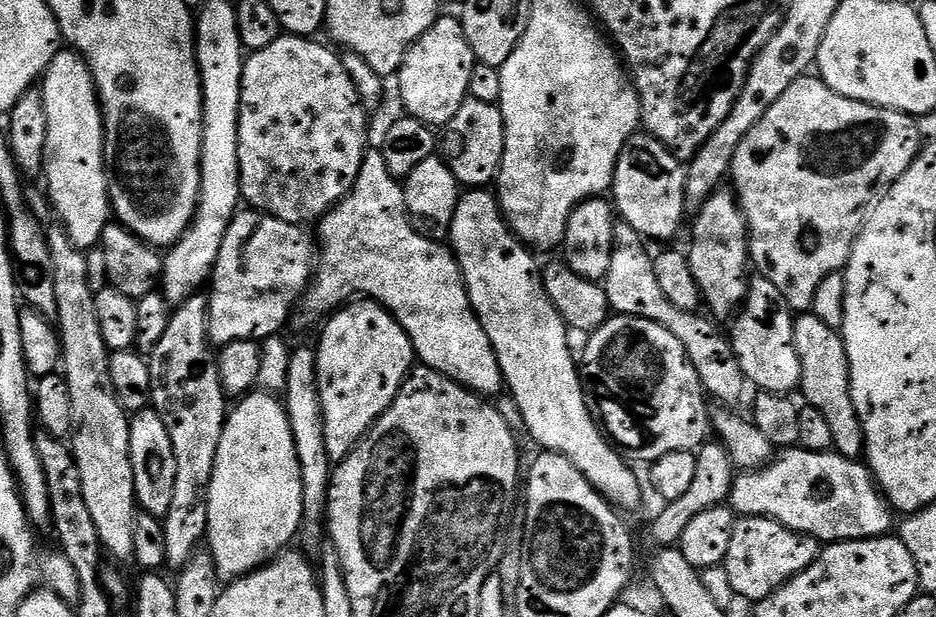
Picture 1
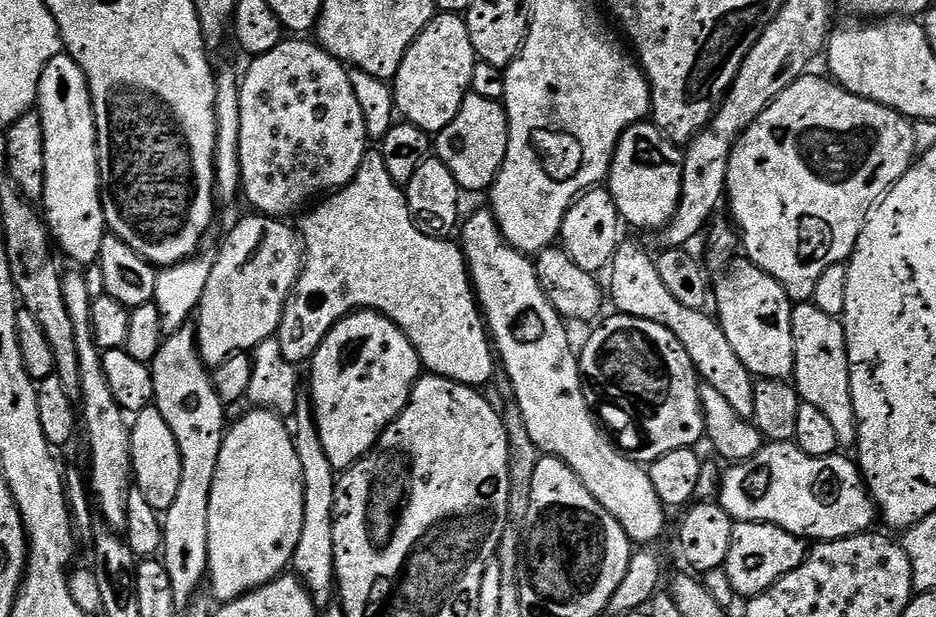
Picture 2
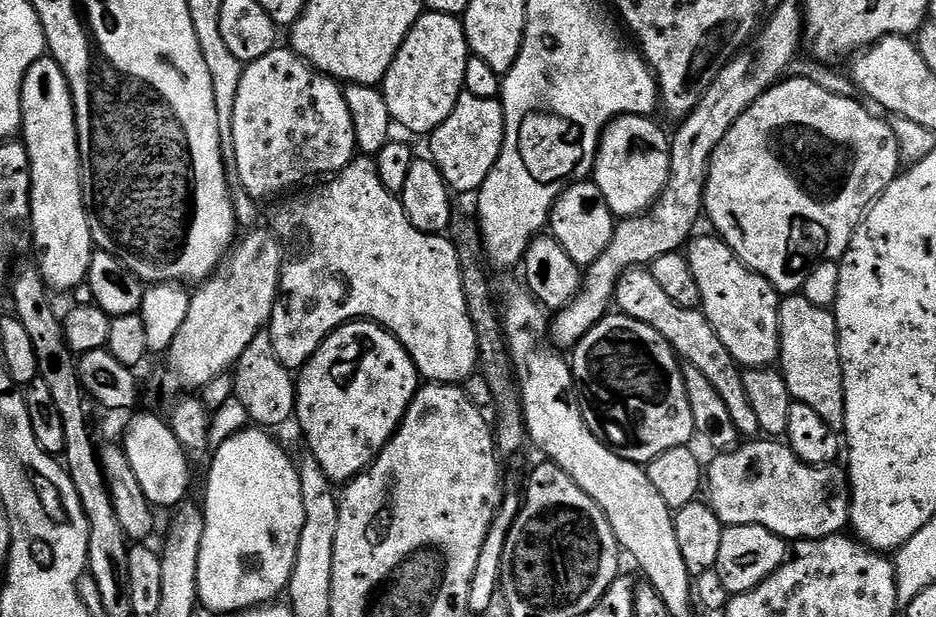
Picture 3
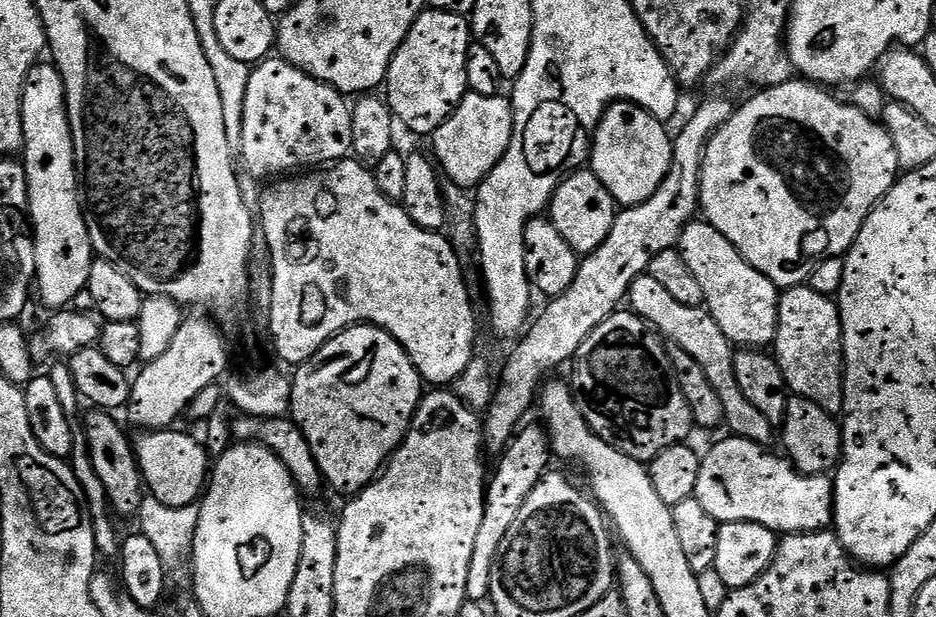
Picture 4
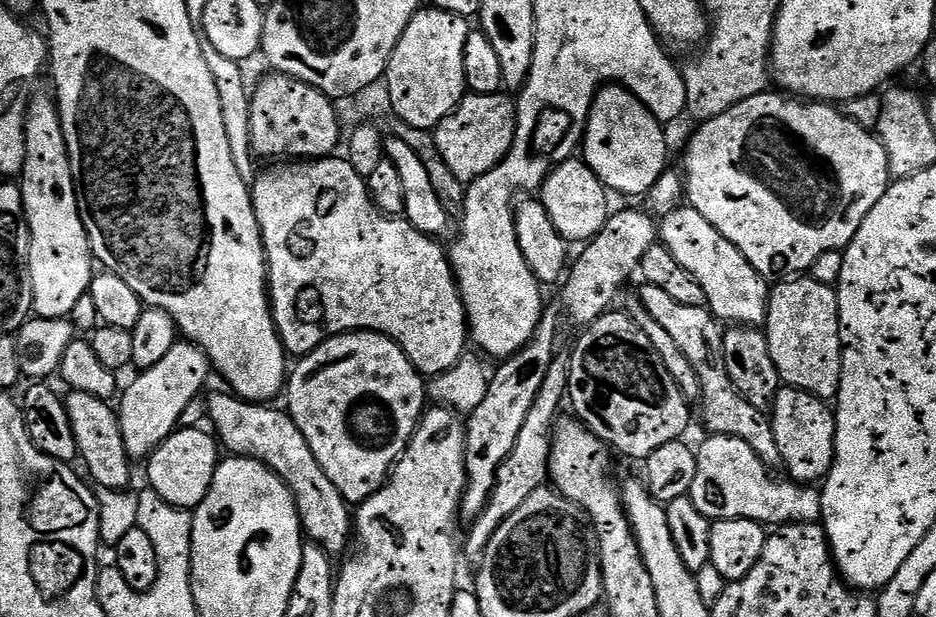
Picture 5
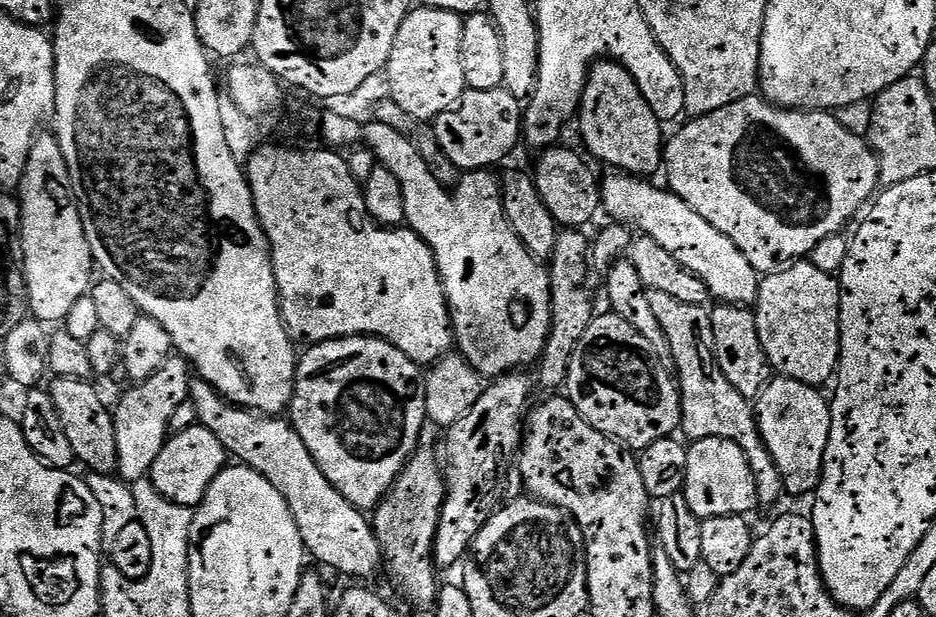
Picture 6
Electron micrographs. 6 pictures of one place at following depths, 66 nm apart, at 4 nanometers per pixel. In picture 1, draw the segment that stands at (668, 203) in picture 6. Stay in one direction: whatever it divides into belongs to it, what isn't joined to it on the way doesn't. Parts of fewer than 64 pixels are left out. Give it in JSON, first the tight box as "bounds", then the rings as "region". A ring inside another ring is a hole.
{"bounds":[730,275,802,393],"region":[[[757,275],[748,285],[748,297],[735,320],[730,339],[734,354],[744,371],[745,381],[760,392],[795,393],[800,386],[802,366],[794,340],[794,313],[786,298],[782,298],[782,290],[778,290],[778,286],[774,286],[774,282],[765,276]]]}

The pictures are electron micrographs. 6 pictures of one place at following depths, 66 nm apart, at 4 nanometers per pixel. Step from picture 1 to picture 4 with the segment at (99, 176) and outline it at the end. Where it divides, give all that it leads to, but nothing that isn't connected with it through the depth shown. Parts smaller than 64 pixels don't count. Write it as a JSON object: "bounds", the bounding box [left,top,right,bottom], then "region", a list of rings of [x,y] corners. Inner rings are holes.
{"bounds":[20,62,94,310],"region":[[[37,62],[32,67],[24,83],[20,113],[22,114],[22,134],[24,135],[22,163],[26,170],[26,182],[28,183],[30,227],[36,242],[35,283],[38,285],[38,296],[40,292],[45,306],[52,308],[48,310],[64,310],[75,301],[79,292],[87,289],[88,275],[92,269],[94,253],[88,233],[88,224],[84,220],[82,196],[78,191],[76,151],[74,150],[70,118],[68,117],[66,90],[62,82],[62,74],[56,69],[55,64]]]}

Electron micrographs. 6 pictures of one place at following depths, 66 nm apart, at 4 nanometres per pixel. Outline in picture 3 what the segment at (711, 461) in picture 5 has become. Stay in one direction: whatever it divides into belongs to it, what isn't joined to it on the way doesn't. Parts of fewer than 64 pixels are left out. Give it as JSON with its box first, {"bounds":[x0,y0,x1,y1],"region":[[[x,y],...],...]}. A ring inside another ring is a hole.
{"bounds":[706,438,852,542],"region":[[[752,438],[742,444],[721,451],[717,455],[720,457],[706,468],[706,500],[724,525],[757,524],[784,537],[788,542],[821,540],[843,533],[849,527],[852,518],[852,489],[843,467],[802,462],[792,453],[787,443],[776,438]]]}

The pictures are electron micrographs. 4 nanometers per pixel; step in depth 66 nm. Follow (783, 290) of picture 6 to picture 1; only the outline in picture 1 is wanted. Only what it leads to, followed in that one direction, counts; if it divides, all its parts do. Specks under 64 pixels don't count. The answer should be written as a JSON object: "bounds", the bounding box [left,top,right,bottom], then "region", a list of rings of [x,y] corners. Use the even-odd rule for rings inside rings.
{"bounds":[794,314,864,461],"region":[[[811,314],[797,315],[795,321],[794,340],[802,366],[799,391],[808,399],[805,400],[807,407],[822,410],[822,416],[830,422],[834,433],[832,448],[848,460],[859,461],[864,456],[864,426],[852,397],[844,337],[837,329],[826,326],[822,318]]]}

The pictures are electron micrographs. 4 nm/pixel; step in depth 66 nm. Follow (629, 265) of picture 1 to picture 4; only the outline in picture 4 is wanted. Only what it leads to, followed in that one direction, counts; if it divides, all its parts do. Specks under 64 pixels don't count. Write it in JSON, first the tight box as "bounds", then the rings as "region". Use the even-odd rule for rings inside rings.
{"bounds":[626,274,778,446],"region":[[[647,274],[638,277],[632,283],[626,300],[631,311],[635,312],[645,324],[655,329],[657,333],[663,334],[671,343],[682,346],[682,350],[686,350],[686,354],[691,354],[698,361],[698,366],[706,370],[710,386],[718,390],[718,399],[722,402],[724,411],[724,424],[729,428],[727,430],[729,433],[765,446],[771,445],[770,442],[775,436],[777,439],[778,432],[770,422],[770,418],[766,418],[766,414],[762,414],[762,410],[753,406],[750,398],[746,398],[746,394],[742,394],[742,386],[738,386],[738,378],[734,378],[732,357],[734,345],[726,338],[726,334],[722,334],[722,330],[718,330],[718,322],[714,322],[707,307],[682,306],[682,302],[677,302],[653,276]]]}

